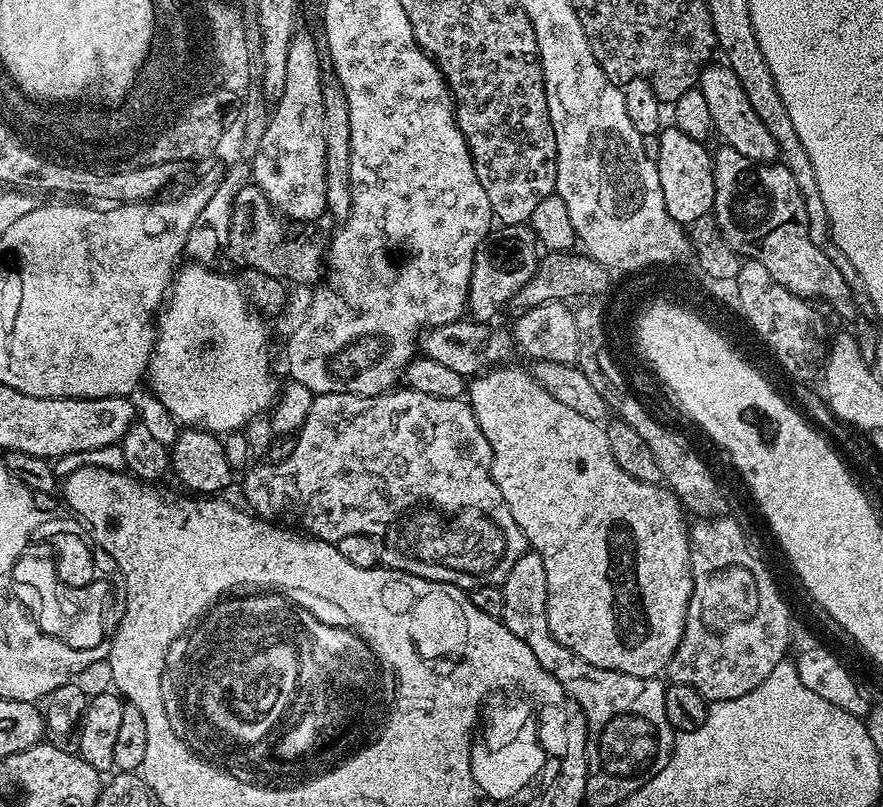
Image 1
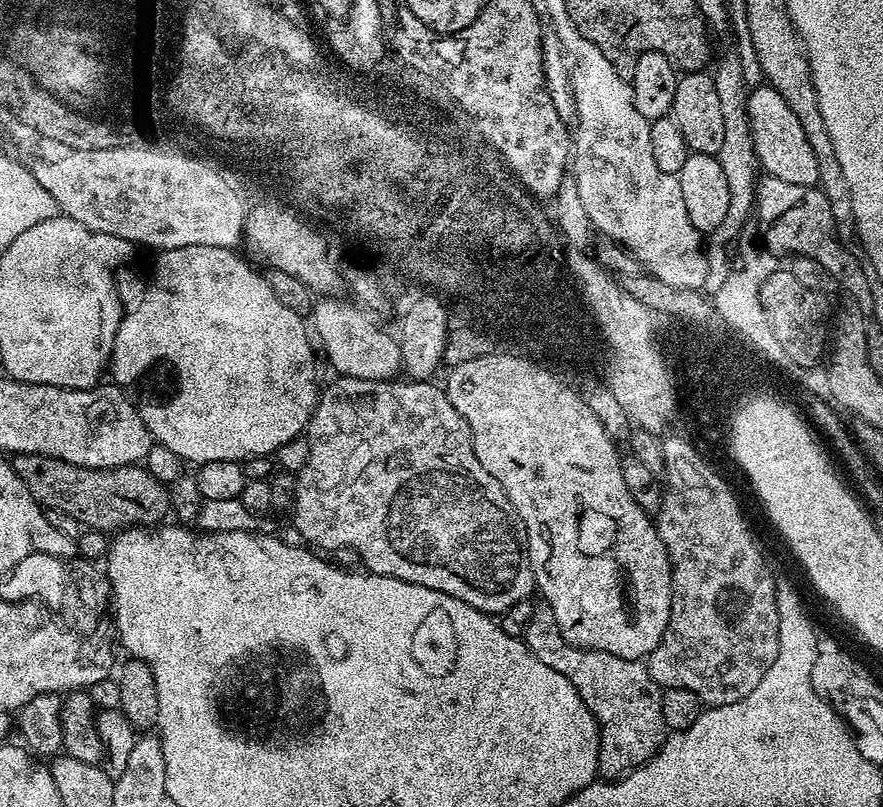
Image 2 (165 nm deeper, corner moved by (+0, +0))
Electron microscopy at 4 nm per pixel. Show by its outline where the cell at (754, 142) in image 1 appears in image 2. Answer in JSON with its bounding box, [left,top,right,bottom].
[747,82,819,188]

